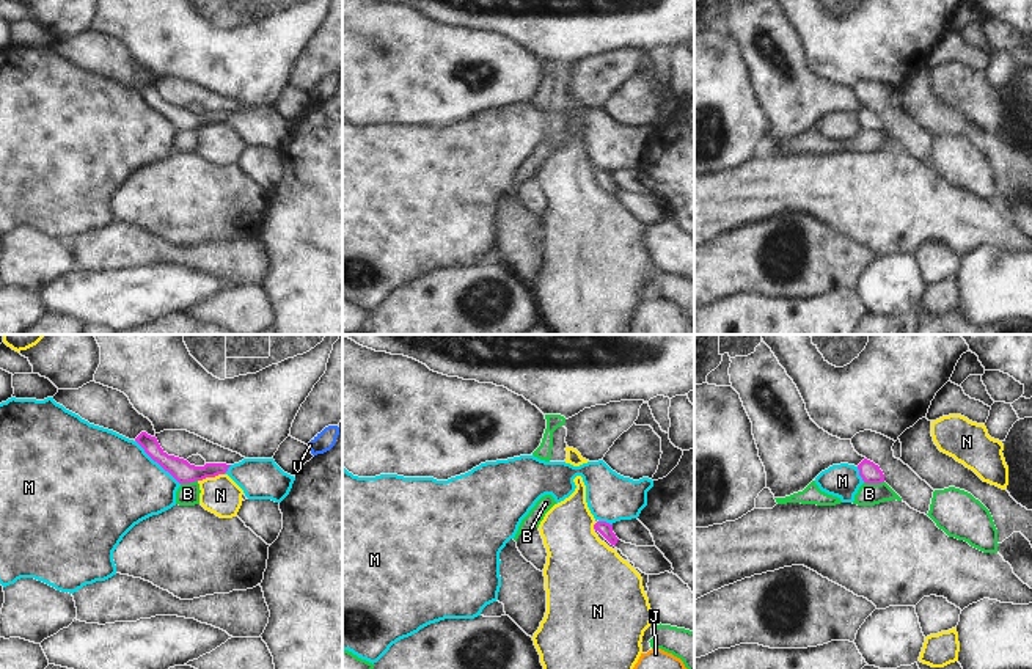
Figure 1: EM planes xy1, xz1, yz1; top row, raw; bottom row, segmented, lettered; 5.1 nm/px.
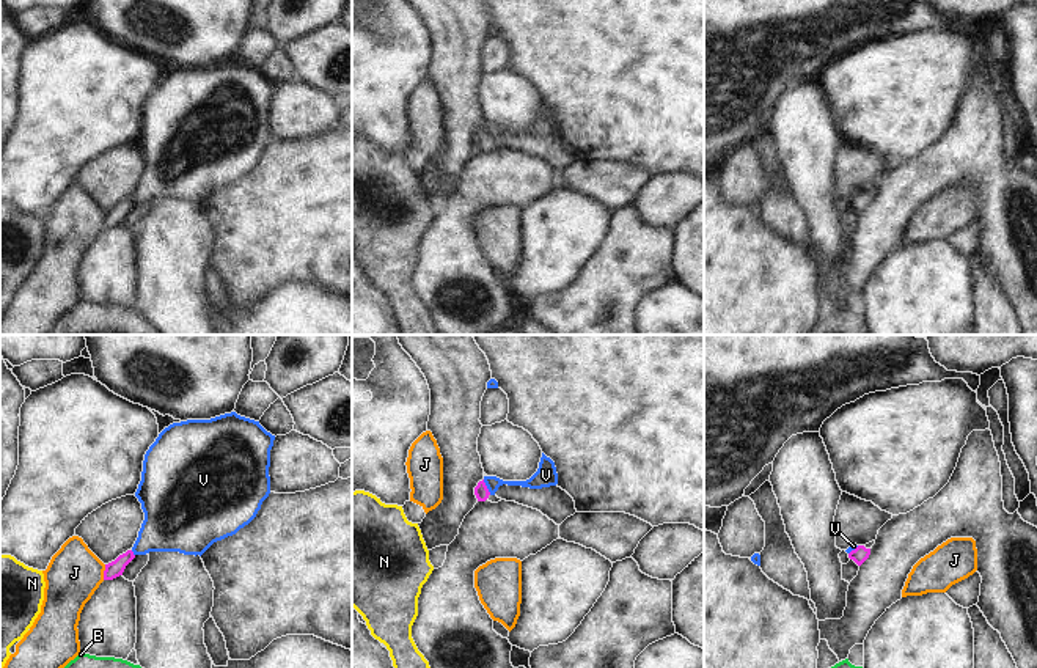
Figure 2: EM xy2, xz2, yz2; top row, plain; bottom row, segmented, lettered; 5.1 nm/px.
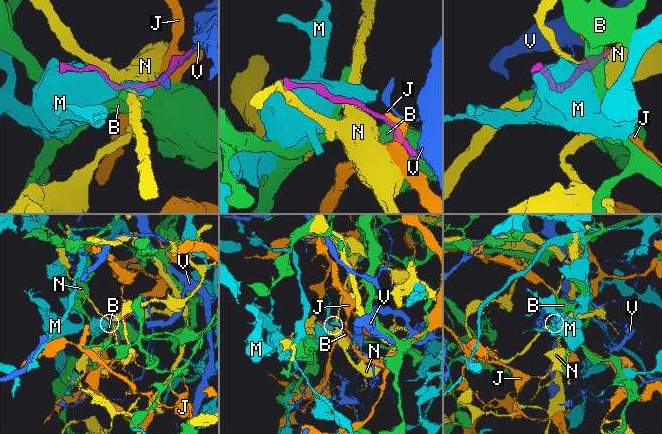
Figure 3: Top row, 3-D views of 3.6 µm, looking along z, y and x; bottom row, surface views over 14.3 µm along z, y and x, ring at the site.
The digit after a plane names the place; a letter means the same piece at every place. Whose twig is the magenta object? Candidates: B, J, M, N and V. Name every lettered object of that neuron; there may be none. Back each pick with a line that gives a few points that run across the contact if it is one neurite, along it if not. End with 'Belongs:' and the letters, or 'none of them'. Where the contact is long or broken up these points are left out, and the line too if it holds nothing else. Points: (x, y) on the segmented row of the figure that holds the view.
Belongs: none of them

